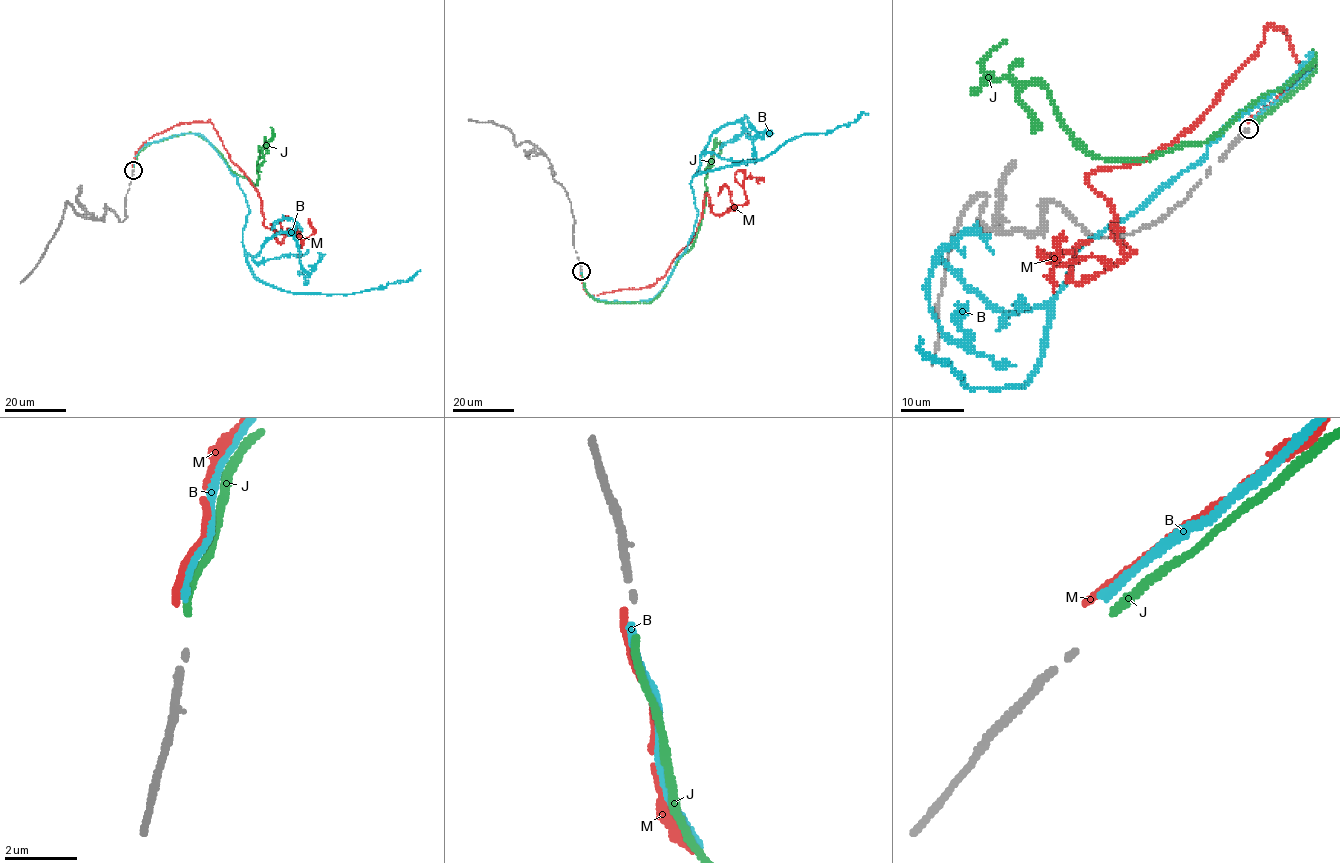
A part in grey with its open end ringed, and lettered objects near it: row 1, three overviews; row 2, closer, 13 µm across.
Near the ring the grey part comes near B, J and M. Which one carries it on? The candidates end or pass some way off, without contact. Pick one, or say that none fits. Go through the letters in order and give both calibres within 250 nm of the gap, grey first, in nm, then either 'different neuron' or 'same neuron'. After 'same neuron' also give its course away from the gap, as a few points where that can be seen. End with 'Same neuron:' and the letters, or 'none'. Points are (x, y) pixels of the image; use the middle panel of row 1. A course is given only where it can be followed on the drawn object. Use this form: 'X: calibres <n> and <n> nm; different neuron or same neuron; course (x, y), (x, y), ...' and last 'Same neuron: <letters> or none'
B: calibres 140 and 240 nm; different neuron
J: calibres 140 and 200 nm; same neuron; course (581, 273), (585, 290), (600, 302), (649, 302), (693, 242), (704, 208), (707, 164), (716, 144), (719, 155)
M: calibres 140 and 190 nm; different neuron
Same neuron: J

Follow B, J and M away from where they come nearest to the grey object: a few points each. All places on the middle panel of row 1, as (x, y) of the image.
B: (581, 273), (600, 300), (649, 301), (692, 235), (695, 175), (761, 160), (868, 113)
J: (581, 273), (585, 290), (600, 302), (649, 302), (693, 242), (704, 208), (707, 164), (716, 144), (719, 155)
M: (580, 271), (594, 296), (654, 285), (695, 234), (706, 194), (723, 214), (747, 202), (744, 181), (757, 181)

